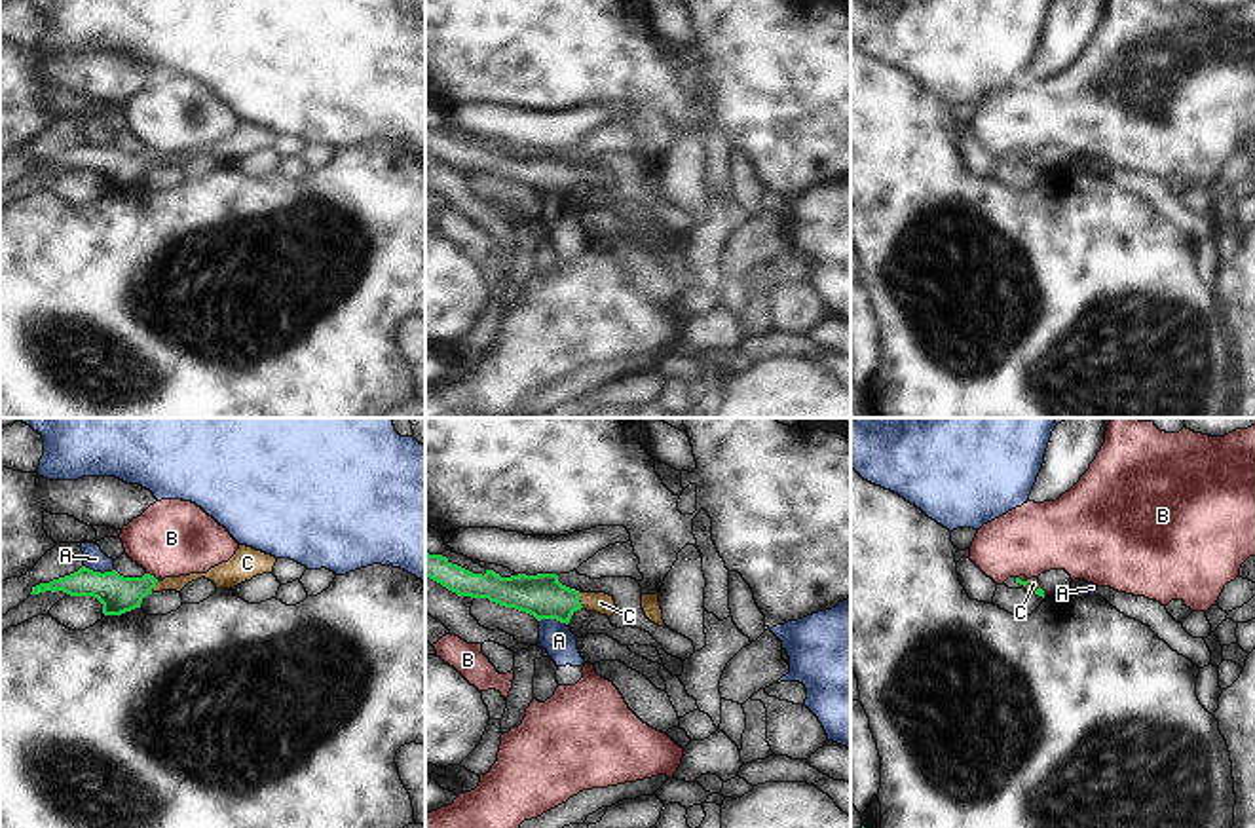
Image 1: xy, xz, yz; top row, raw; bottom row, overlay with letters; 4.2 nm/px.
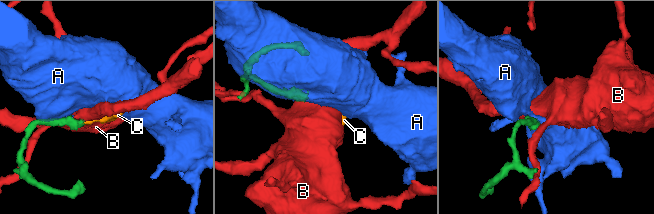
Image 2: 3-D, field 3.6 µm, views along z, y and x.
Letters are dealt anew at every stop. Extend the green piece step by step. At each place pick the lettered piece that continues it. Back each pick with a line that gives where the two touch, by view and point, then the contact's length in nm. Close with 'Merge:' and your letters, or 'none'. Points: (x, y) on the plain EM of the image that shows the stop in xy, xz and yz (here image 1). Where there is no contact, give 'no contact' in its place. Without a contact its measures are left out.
C: contact xz (578, 175); length 70 nm
Merge: C

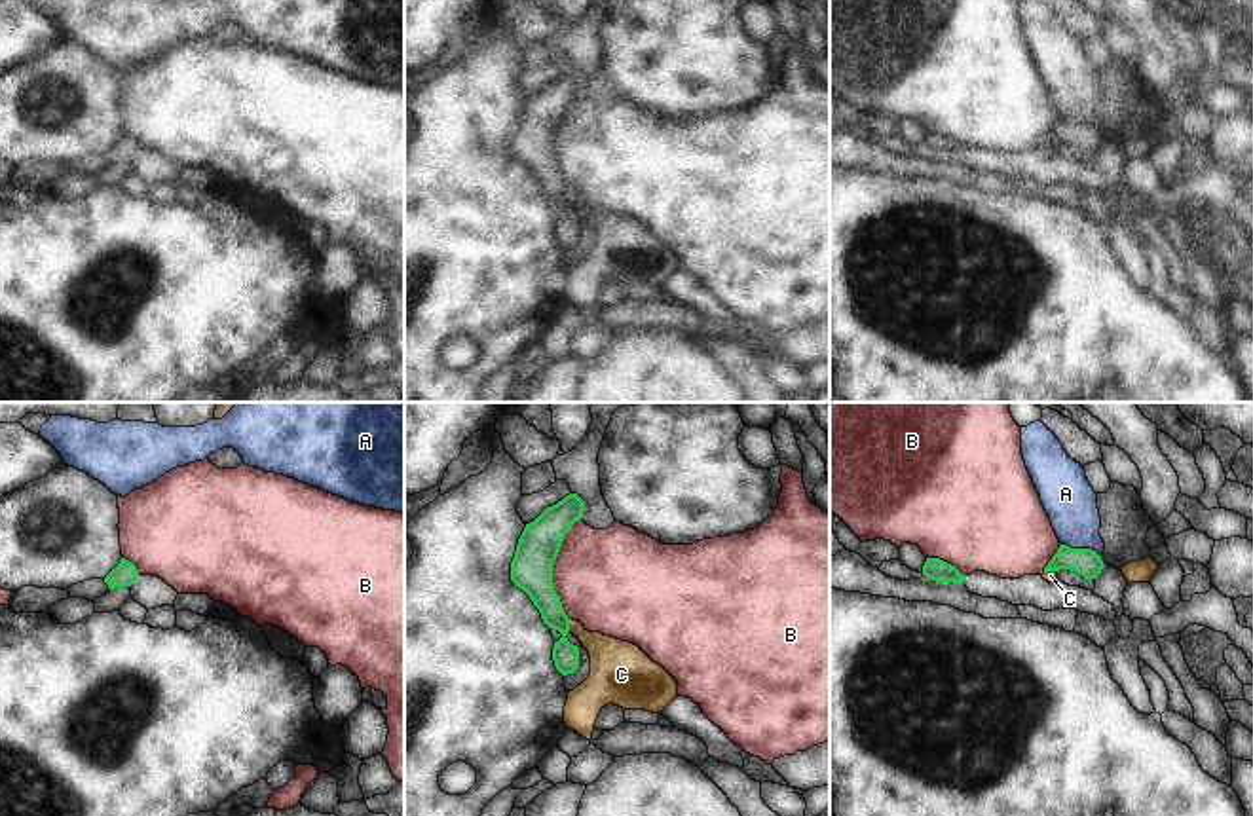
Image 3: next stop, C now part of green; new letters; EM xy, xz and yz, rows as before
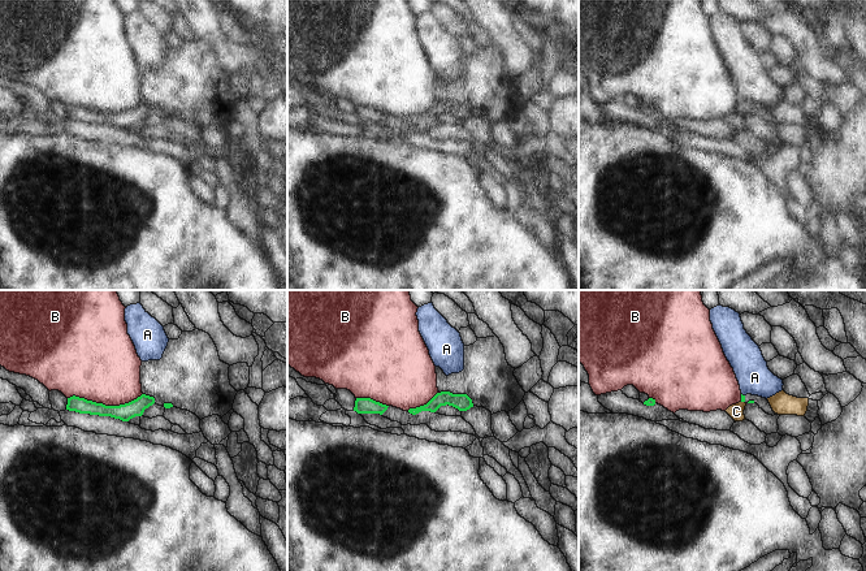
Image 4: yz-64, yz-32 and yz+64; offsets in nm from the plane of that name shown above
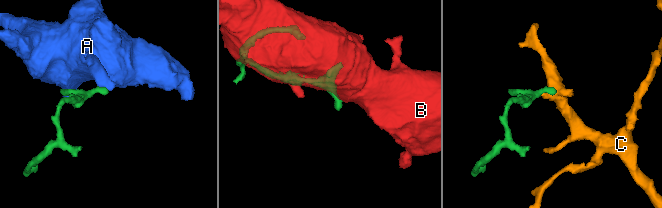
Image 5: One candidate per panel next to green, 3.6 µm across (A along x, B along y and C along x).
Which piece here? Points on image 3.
Merge: none

